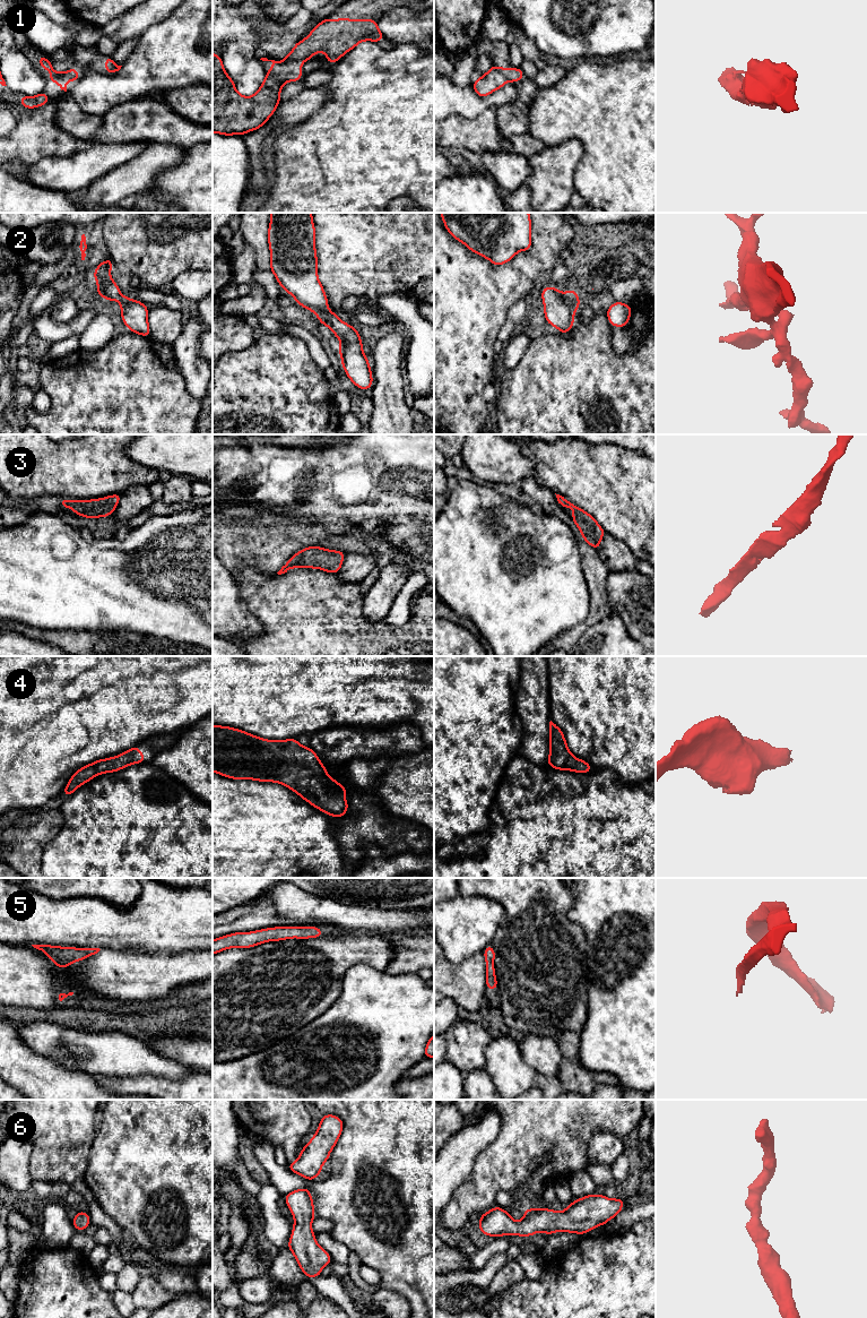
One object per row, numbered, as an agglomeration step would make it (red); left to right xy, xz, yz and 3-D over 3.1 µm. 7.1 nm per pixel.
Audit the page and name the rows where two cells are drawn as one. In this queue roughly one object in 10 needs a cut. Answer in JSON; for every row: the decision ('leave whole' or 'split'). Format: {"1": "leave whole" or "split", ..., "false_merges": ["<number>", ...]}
{"1": "leave whole", "2": "leave whole", "3": "leave whole", "4": "leave whole", "5": "leave whole", "6": "leave whole", "false_merges": []}

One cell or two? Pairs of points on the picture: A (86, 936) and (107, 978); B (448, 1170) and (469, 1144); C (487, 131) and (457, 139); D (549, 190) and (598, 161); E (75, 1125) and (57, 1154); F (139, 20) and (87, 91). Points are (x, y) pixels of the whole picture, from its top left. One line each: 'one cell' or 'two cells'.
A: two cells
B: one cell
C: one cell
D: two cells
E: one cell
F: two cells

